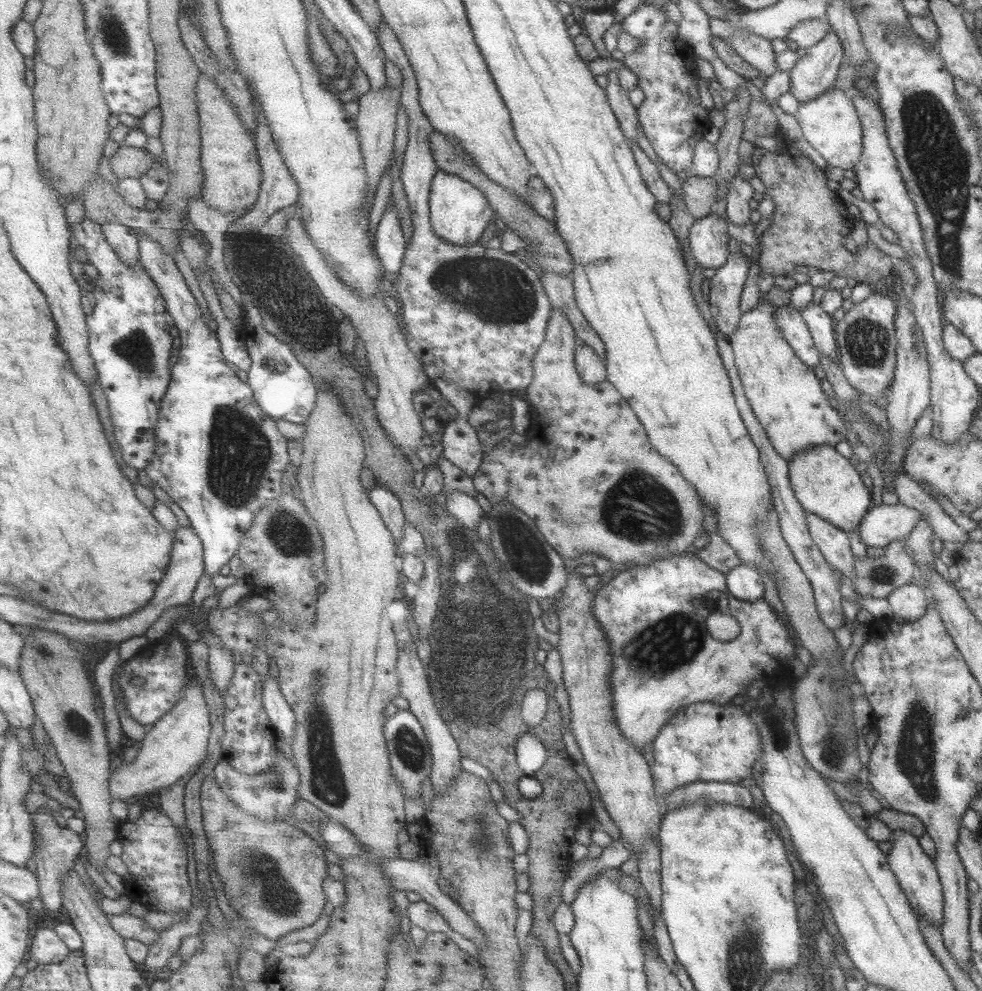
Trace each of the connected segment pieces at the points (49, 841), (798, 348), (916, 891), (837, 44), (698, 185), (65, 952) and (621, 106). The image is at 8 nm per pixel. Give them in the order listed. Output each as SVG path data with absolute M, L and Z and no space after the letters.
M39 808L35 813L35 824L37 824L37 875L40 878L40 900L44 905L47 914L61 910L63 879L75 868L77 856L83 856L86 848L85 837L67 829L61 828L55 820L56 813L45 808Z
M789 304L779 306L774 310L774 321L795 356L812 369L816 367L820 352L814 347L810 332L799 310Z
M893 830L890 841L892 847L887 853L886 859L891 872L896 876L901 890L907 897L909 906L928 924L940 929L943 922L943 895L933 860L921 850L917 837L912 834L907 834L902 830Z
M829 28L825 37L800 52L797 63L786 72L790 82L788 92L799 104L813 100L832 86L842 60L841 40Z
M687 176L680 183L680 197L686 209L696 219L703 218L712 211L712 206L718 198L718 182L713 178L700 176Z
M44 927L36 931L29 954L38 964L55 965L63 963L71 952L55 928Z
M611 70L606 74L606 87L609 95L609 106L613 110L616 119L620 122L621 131L625 134L628 144L636 143L638 117L636 108L625 98L625 92L617 81L617 70Z

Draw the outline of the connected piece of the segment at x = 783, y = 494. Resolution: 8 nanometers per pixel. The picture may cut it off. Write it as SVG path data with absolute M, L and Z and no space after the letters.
M712 330L712 333L722 365L725 367L727 376L730 380L735 406L739 411L739 416L747 429L747 434L749 434L751 442L755 444L757 450L759 451L759 461L761 462L761 466L763 466L763 470L767 476L767 481L769 481L770 496L773 500L773 508L775 508L775 512L777 513L778 528L781 537L789 547L791 554L793 554L795 562L800 566L803 574L808 578L809 584L812 588L814 604L816 605L816 610L822 620L822 623L828 629L833 631L845 622L841 608L842 598L840 597L837 578L831 572L831 568L827 564L827 561L823 558L820 548L815 545L815 542L813 542L813 540L811 540L811 536L809 536L809 530L807 530L807 524L805 524L806 514L797 503L793 490L791 490L791 486L789 484L787 461L785 461L782 457L779 457L779 455L774 451L774 448L768 441L765 429L759 424L756 416L752 413L748 400L744 395L744 388L740 383L738 370L736 369L736 364L734 363L732 348L728 341L729 338L722 335L719 331Z

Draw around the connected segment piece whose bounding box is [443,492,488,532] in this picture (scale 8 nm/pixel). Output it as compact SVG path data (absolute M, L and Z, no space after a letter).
M461 492L446 494L443 507L463 528L469 528L476 532L481 520L488 516L473 496Z

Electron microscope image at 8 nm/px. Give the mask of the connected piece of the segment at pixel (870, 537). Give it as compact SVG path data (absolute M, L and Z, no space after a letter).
M897 505L872 506L862 517L855 532L865 546L884 547L893 541L905 542L921 516L913 509Z

